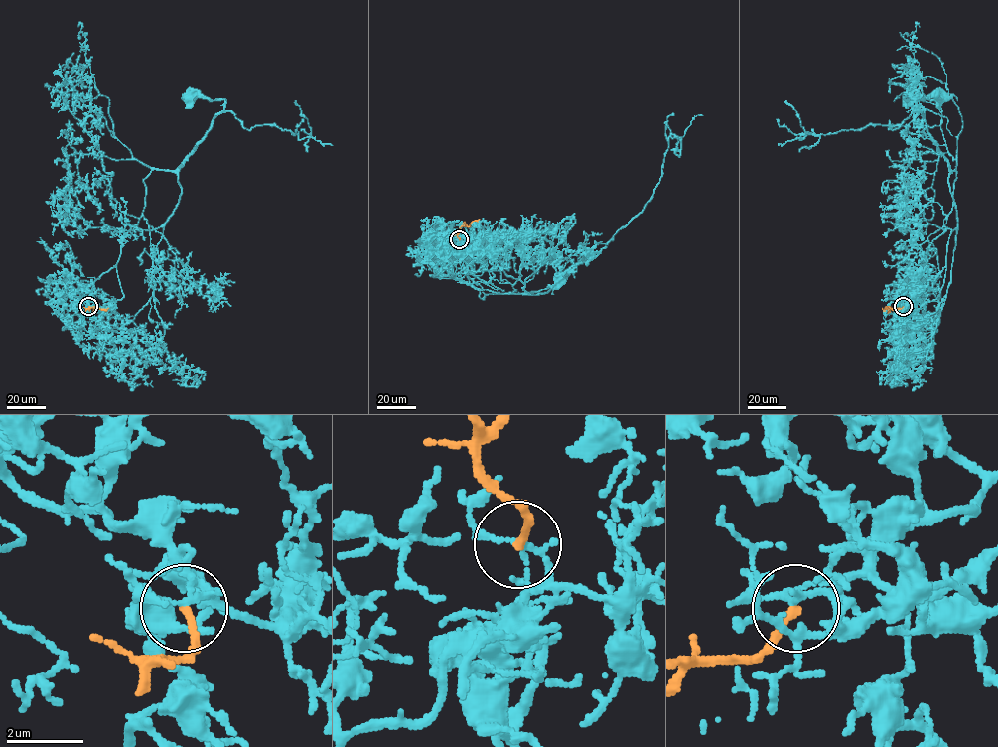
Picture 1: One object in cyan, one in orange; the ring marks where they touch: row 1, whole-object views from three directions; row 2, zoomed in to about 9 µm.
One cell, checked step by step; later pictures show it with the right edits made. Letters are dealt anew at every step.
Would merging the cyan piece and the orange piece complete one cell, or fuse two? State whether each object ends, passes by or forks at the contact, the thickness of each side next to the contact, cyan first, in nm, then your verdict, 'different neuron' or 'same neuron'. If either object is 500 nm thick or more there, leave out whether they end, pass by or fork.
cyan passes by; orange ends; calibres 140 and 180 nm; different neuron

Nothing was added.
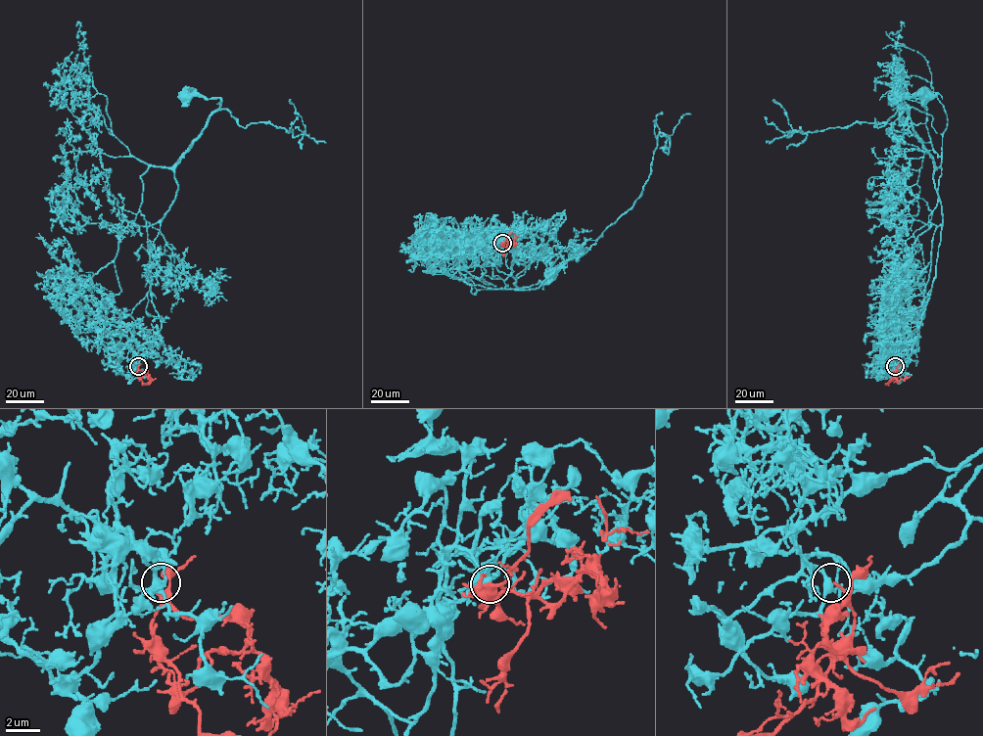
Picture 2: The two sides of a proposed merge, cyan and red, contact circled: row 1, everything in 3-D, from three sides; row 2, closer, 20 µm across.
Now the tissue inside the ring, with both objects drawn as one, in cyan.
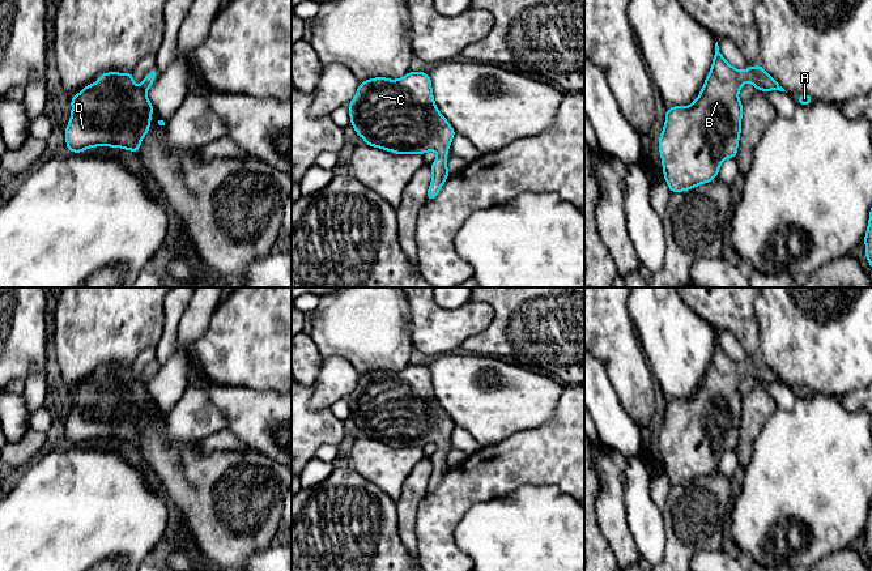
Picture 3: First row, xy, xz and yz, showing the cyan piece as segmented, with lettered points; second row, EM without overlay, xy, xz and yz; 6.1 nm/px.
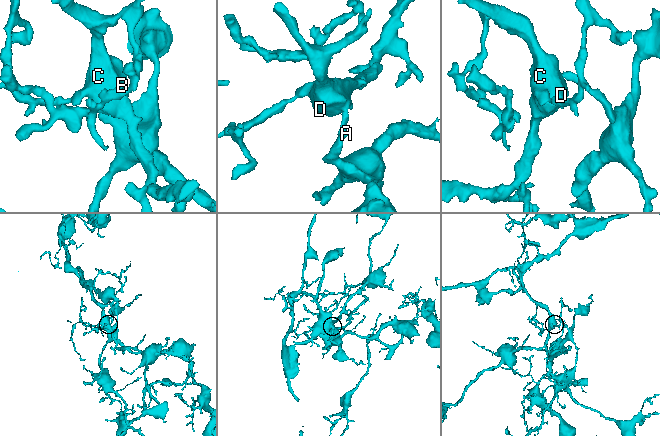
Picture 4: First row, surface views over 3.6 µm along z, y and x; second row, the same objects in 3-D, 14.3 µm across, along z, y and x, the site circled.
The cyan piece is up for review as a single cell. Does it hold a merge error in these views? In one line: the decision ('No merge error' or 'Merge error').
No merge error

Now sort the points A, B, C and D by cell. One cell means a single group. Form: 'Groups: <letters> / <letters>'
Groups: A B C D

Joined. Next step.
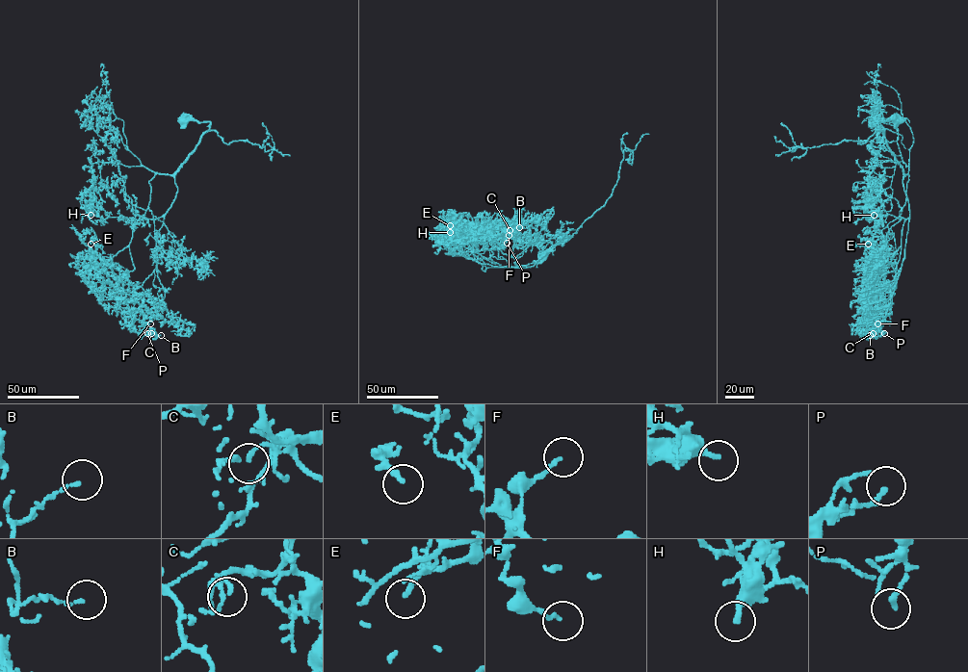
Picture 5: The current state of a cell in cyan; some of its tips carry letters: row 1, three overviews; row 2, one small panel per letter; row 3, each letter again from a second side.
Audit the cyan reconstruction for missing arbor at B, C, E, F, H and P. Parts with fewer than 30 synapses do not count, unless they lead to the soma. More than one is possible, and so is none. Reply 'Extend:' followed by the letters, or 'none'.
Extend: E, H

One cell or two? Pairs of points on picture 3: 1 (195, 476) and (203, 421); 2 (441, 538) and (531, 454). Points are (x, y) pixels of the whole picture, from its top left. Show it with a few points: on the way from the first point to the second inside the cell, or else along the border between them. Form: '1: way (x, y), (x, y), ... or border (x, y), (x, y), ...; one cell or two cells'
1: border (165, 434), (171, 443), (195, 443); two cells
2: way (450, 511), (488, 473), (503, 467); one cell

